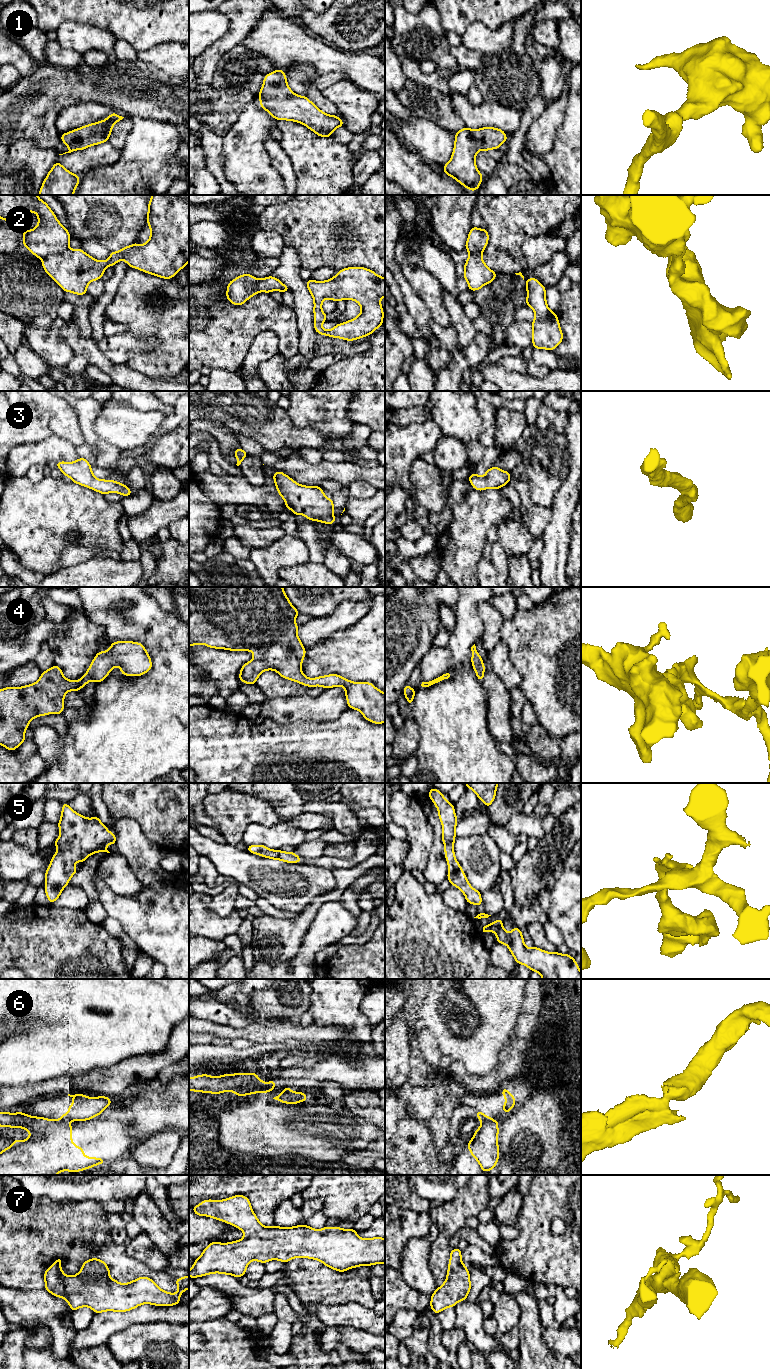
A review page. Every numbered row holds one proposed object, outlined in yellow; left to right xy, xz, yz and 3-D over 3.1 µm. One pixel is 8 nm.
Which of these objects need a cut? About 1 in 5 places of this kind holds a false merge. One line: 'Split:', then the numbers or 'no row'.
Split: 2, 6

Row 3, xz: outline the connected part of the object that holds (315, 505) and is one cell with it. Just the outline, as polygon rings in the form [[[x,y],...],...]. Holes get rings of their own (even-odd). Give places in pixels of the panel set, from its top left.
[[[281,471],[273,474],[273,480],[286,508],[295,516],[303,514],[312,521],[335,524],[333,500],[325,496],[322,488],[298,484]]]

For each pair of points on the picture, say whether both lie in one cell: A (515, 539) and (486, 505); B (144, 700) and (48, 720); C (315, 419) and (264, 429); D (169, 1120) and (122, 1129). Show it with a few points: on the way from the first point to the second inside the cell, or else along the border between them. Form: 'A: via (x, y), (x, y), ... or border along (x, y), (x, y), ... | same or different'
A: border along (516, 514), (504, 518), (497, 524) | different
B: border along (44, 724), (53, 727), (61, 733), (68, 728) | different
C: border along (286, 410), (296, 426), (313, 427), (316, 430) | different
D: via (157, 1120), (148, 1120), (134, 1129) | same

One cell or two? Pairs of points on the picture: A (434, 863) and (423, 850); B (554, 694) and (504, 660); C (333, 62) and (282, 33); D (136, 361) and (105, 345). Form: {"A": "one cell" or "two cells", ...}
{"A": "two cells", "B": "two cells", "C": "one cell", "D": "two cells"}

